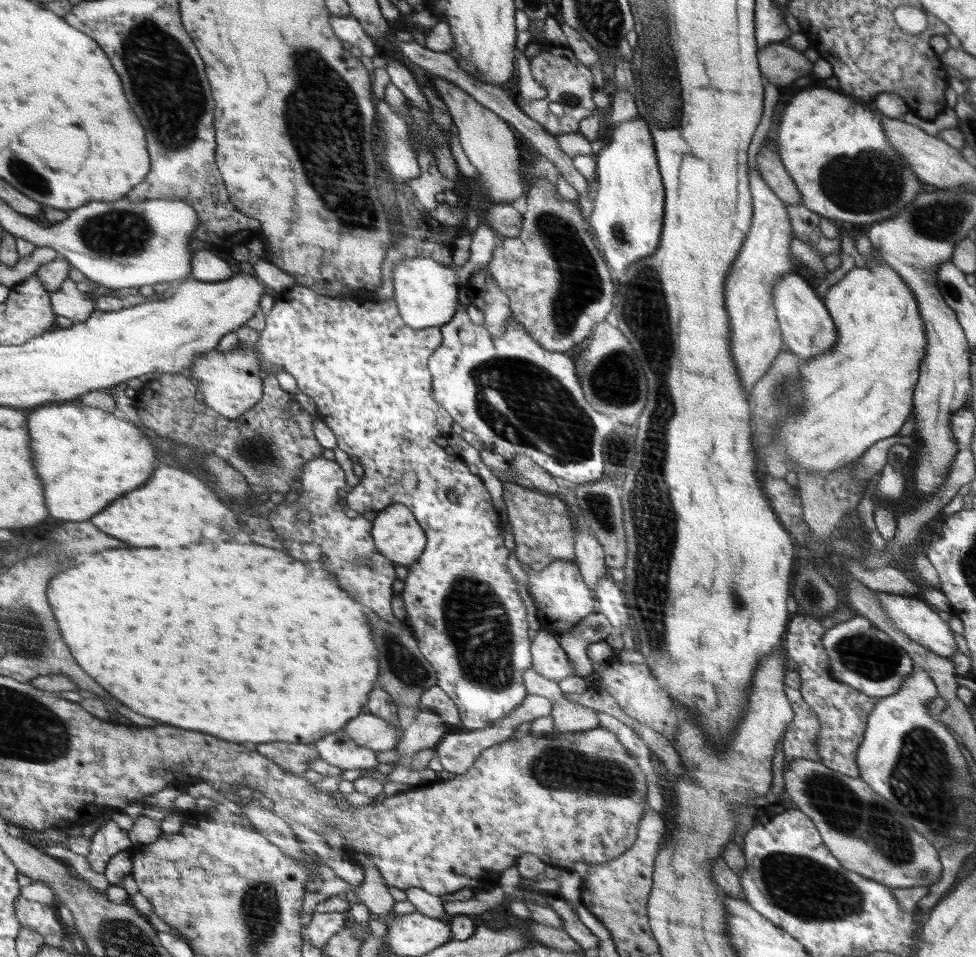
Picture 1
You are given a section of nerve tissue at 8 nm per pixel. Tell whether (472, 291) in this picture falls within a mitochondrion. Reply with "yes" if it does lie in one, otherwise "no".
no

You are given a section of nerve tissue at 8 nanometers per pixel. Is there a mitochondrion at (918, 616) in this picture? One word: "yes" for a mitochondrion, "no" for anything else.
no

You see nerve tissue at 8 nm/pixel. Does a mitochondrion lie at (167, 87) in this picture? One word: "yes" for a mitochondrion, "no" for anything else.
yes

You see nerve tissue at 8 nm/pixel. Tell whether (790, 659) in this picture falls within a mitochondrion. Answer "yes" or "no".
no

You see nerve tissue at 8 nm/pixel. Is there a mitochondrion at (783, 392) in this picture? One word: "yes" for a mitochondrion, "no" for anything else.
yes

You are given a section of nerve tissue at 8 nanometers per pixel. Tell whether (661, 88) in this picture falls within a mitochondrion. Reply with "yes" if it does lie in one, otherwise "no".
yes

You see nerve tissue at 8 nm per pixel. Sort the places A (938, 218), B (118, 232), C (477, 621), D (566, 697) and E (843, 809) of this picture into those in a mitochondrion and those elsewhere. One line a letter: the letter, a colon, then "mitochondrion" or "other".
A: mitochondrion
B: mitochondrion
C: mitochondrion
D: other
E: mitochondrion

